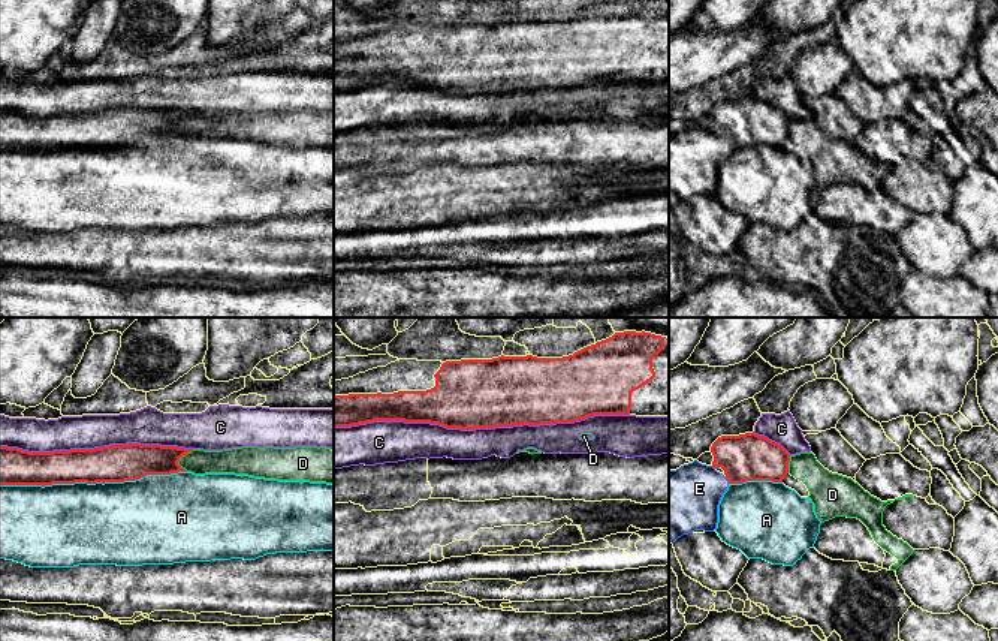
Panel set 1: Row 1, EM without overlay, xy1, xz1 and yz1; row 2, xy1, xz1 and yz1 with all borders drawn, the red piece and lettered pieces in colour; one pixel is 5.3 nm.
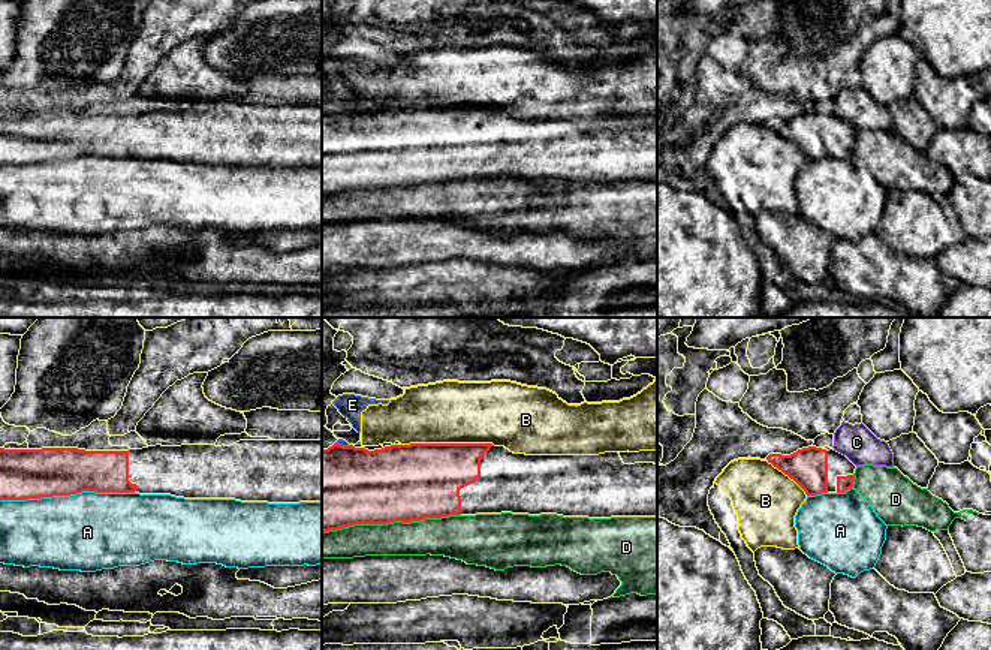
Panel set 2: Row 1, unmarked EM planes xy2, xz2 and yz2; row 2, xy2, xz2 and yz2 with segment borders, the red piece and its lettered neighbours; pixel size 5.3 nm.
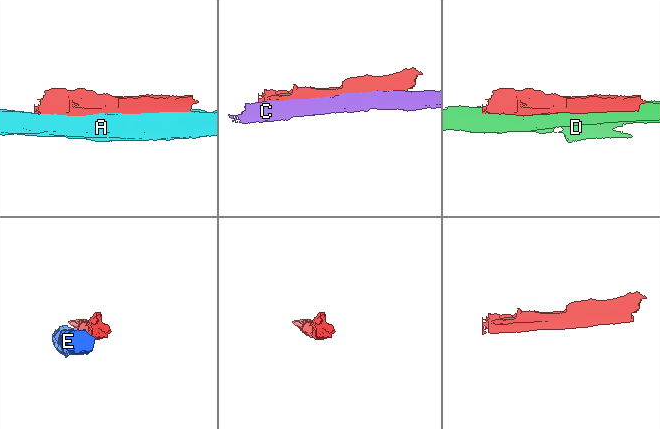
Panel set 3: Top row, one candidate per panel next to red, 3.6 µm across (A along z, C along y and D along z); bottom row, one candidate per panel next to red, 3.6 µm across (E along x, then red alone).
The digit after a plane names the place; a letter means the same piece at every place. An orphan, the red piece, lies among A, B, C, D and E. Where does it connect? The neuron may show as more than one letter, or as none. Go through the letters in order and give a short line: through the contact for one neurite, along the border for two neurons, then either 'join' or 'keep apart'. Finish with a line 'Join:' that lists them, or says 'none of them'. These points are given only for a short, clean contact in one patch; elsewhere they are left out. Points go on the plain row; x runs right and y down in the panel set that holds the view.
A: keep apart
B: keep apart
C: keep apart
D: keep apart
E: keep apart
Join: none of them

